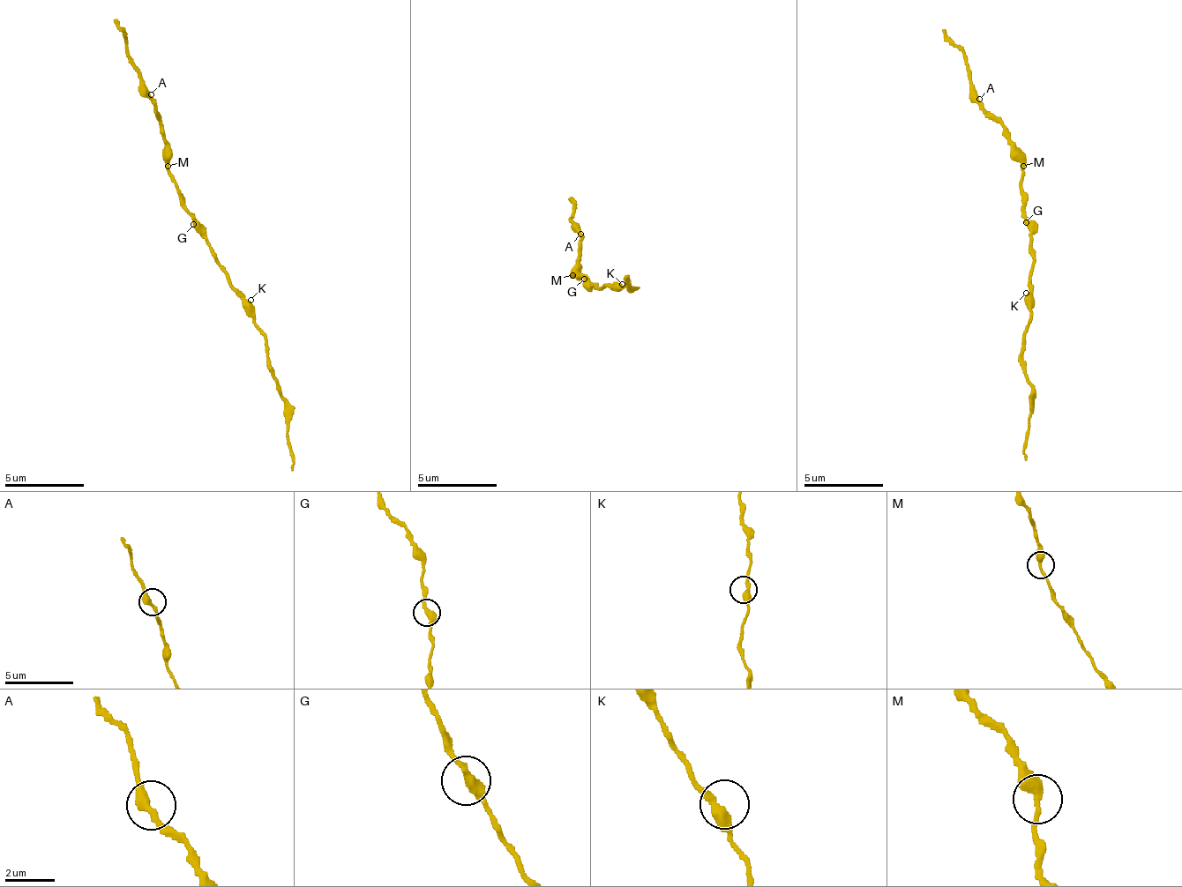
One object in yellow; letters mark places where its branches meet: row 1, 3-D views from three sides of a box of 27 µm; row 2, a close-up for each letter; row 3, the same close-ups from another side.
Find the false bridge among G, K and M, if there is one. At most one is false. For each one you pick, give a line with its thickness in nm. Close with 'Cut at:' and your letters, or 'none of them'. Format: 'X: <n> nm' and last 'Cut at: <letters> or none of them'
Cut at: none of them

